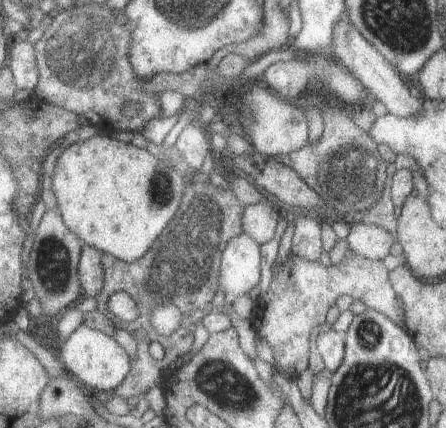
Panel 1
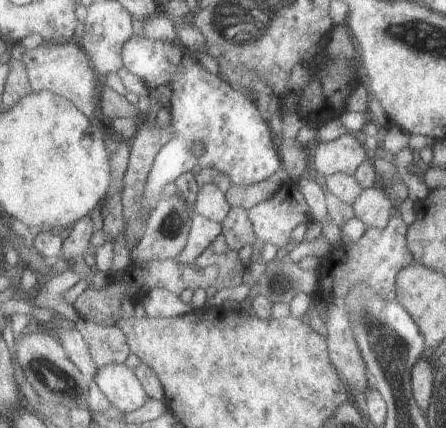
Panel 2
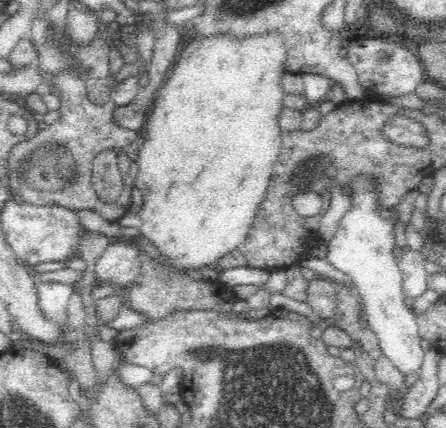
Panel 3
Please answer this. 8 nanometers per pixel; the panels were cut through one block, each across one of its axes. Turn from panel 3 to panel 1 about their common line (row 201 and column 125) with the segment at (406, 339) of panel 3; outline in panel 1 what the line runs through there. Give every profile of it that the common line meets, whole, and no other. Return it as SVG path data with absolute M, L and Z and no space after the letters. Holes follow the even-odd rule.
M83 324L61 346L59 362L65 368L65 372L69 372L73 378L77 378L77 382L87 384L93 392L119 388L129 378L129 374L133 370L133 358L111 334L101 332L101 330L93 330Z

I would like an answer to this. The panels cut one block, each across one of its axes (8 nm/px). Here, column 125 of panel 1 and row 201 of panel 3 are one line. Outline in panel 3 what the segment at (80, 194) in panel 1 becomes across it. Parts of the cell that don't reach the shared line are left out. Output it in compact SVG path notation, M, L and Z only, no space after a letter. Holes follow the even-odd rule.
M276 34L268 36L268 38L250 38L250 40L230 40L224 36L214 36L212 40L198 40L198 42L190 42L184 52L180 54L172 76L166 80L166 84L158 90L156 94L156 102L152 106L152 112L148 114L146 120L146 142L140 148L138 154L138 164L140 164L140 172L136 176L134 182L134 190L140 190L144 196L144 204L138 212L126 212L118 224L122 228L136 228L140 236L148 238L154 248L162 254L162 282L164 284L172 284L174 276L188 276L186 272L192 270L200 270L200 268L218 268L218 262L222 258L226 258L230 252L238 250L242 244L246 244L248 236L250 236L250 228L252 222L256 220L258 208L262 204L262 200L268 194L268 186L270 186L270 176L274 174L274 164L278 162L278 152L282 148L282 130L278 126L278 114L284 108L284 90L282 90L282 76L286 74L286 44L282 38L278 38Z

